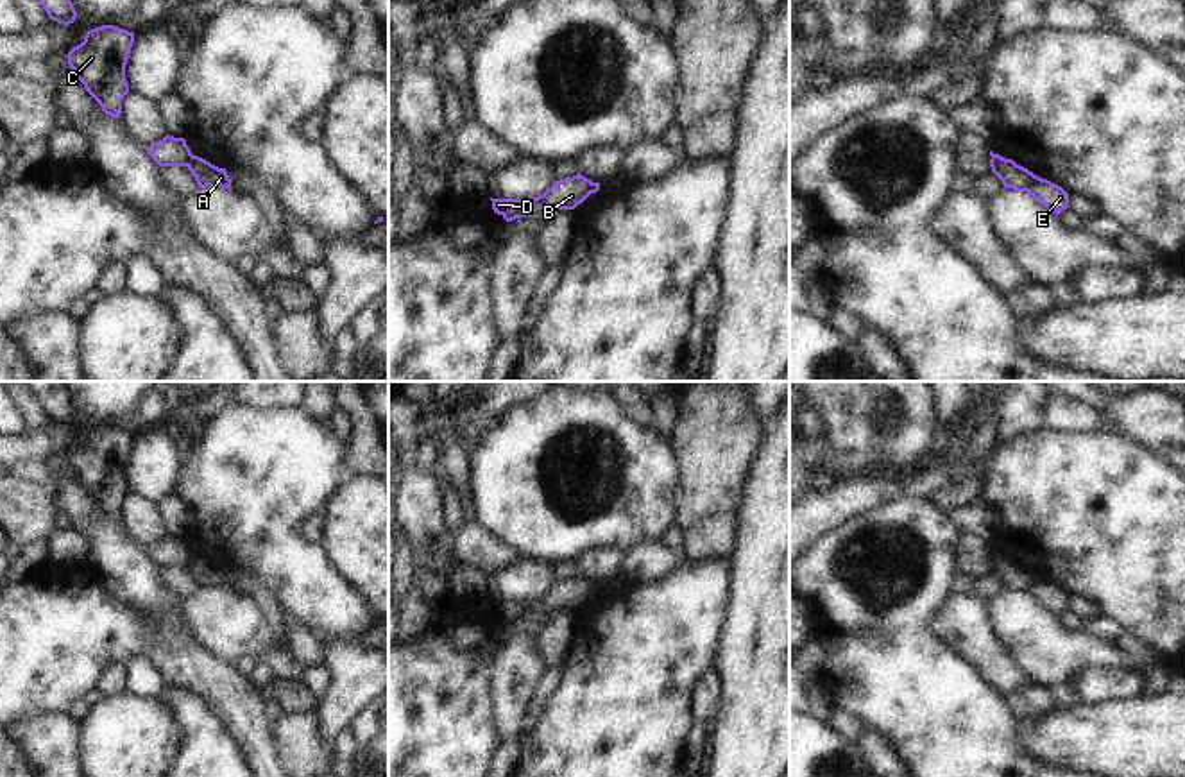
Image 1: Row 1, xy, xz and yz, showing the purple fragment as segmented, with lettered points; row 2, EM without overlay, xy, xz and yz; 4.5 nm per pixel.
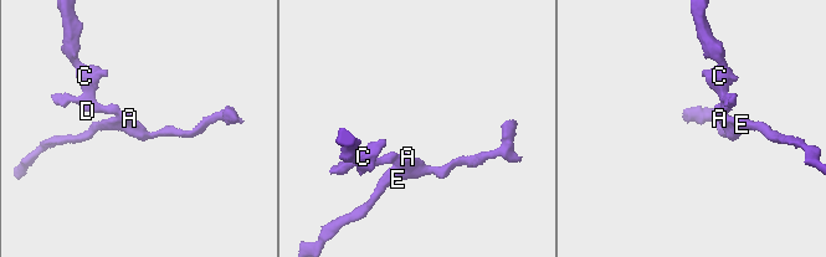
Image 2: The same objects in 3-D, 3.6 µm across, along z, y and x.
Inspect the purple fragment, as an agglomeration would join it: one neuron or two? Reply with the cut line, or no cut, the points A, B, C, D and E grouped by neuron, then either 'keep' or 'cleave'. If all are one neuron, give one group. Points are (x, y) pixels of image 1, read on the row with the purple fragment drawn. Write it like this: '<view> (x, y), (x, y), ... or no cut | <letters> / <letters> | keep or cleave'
xy (192, 154), (185, 165) | A E / B C D | cleave

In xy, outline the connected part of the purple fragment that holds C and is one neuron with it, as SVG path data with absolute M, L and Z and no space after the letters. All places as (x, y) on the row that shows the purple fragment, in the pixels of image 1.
M102 25L86 32L84 41L68 52L68 64L113 118L122 115L122 100L129 93L125 64L134 43L134 32Z

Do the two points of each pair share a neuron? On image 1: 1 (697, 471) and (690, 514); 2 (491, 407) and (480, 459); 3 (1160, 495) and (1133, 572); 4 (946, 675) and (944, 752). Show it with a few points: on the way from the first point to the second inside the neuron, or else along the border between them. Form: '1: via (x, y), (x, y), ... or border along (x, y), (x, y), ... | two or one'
1: via (697, 482), (697, 503) | one
2: border along (523, 401), (511, 403), (466, 452) | two
3: via (1141, 514), (1137, 518), (1137, 552) | one
4: via (944, 695), (944, 733) | one

